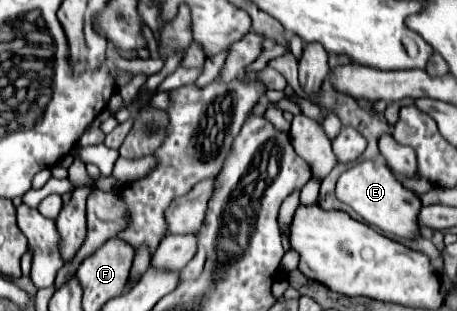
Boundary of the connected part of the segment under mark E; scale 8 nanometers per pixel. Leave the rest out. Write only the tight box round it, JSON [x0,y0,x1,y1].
[337,161,421,237]

